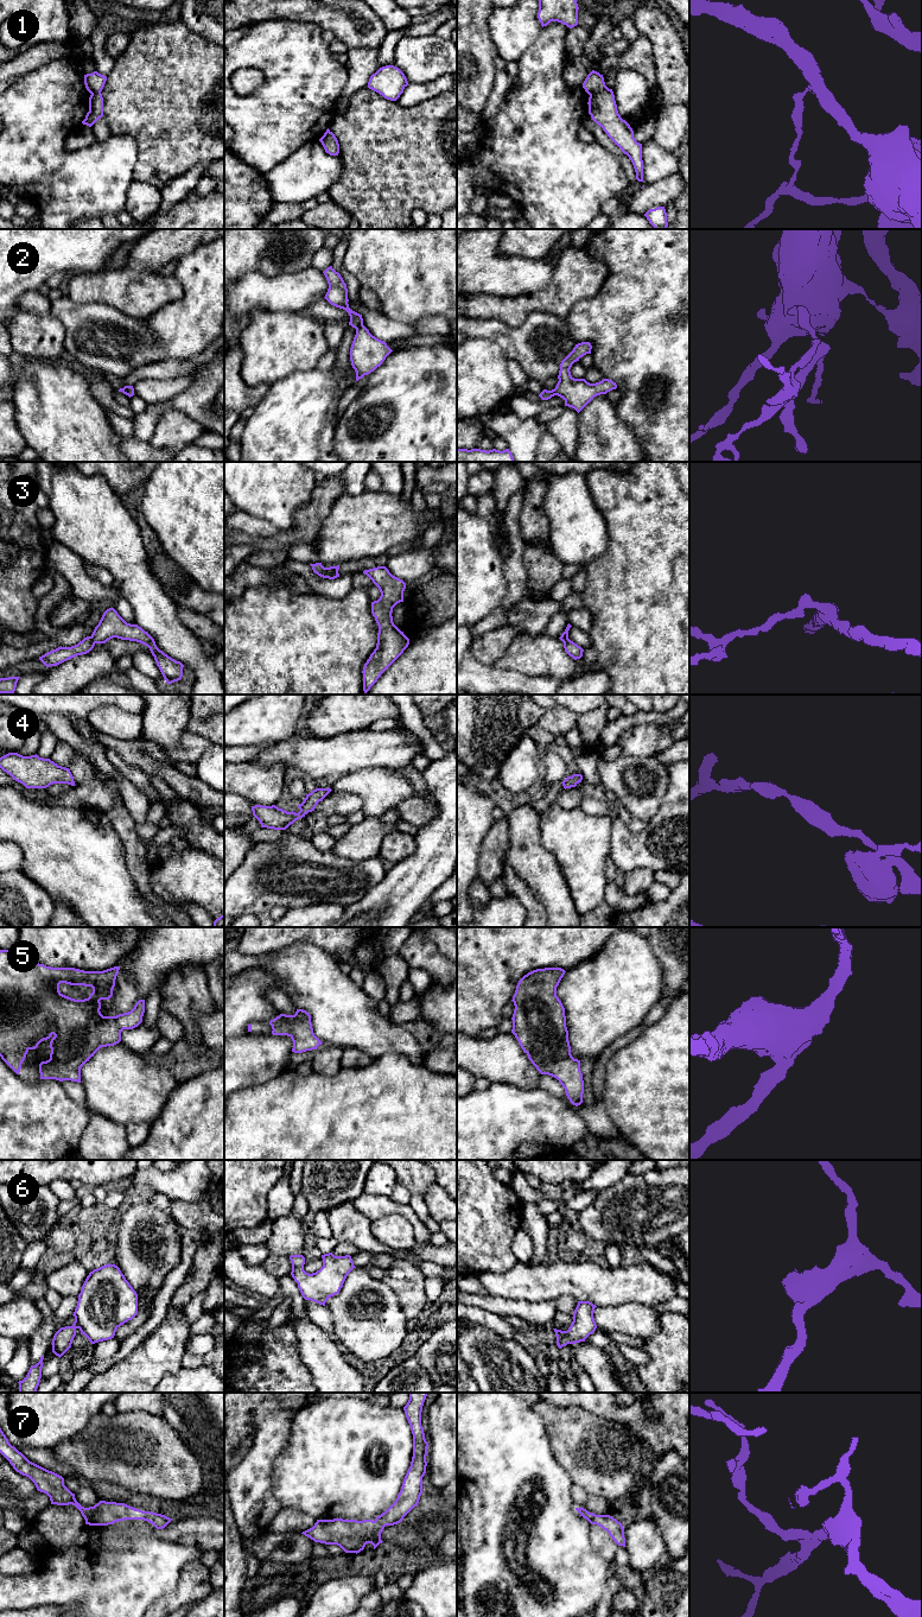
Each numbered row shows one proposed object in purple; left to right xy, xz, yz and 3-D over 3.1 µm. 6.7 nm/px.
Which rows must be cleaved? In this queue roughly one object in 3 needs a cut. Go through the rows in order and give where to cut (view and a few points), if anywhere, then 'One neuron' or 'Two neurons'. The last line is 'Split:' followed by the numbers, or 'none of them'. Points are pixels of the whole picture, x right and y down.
1: Split along yz (606, 87), (590, 95). Two neurons
2: Split along xz (362, 324), (356, 329). Two neurons
3: Split along xy (89, 636), (95, 642). Two neurons
4: No split. One neuron
5: No split. One neuron
6: No split. One neuron
7: No split. One neuron
Split: 1, 2, 3

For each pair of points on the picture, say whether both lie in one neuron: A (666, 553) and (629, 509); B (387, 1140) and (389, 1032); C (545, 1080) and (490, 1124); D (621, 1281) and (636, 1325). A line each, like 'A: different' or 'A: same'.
A: same
B: different
C: different
D: different

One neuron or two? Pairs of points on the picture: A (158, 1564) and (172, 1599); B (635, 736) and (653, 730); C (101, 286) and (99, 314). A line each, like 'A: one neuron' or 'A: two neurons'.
A: two neurons
B: one neuron
C: two neurons

